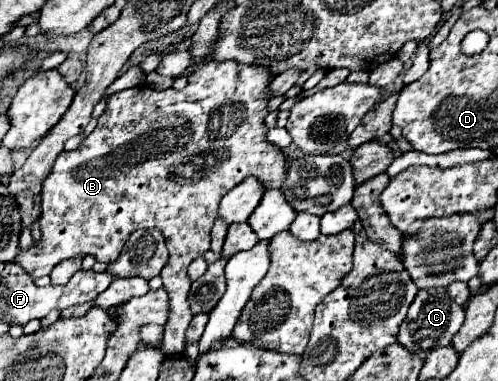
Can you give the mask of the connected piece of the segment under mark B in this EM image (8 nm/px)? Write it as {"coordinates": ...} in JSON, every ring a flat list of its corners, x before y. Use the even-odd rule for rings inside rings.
{"coordinates":[[209,61,205,65,201,65,195,73,189,75,189,85,183,89,183,91,175,91,175,89,167,89,167,91,155,91,153,87,149,85,141,85,141,87,131,87,131,89,125,89,125,91,119,91,119,93,113,93,109,99,107,99,107,107,103,111,103,115,99,117,97,121,97,127,95,131,85,137,81,141,81,145,75,149,75,151,63,151,55,165,53,165,53,171,51,175,45,179,43,183,43,191,41,191,41,197,43,197,43,215,39,219,39,225,41,225,41,233,43,233,43,239,41,239,41,245,39,247,31,247,29,251,21,251,19,257,17,257,17,265,21,265,31,277,41,277,41,275,49,275,51,269,65,261,65,259,71,259,75,255,93,255,97,261,105,261,105,263,111,263,119,257,125,241,129,239,129,235,137,229,161,229,163,235,167,237,167,247,169,247,169,263,165,265,165,269,161,271,161,279,163,279,163,287,169,291,169,297,171,297,171,313,169,313,169,321,165,325,165,337,163,337,163,353,165,355,173,355,173,353,183,353,185,349,185,331,191,323,191,309,189,309,189,303,187,303,187,297,189,297,189,285,191,285,191,279,187,275,187,267,189,263,203,255,205,251,209,251,209,245,211,245,211,227,217,219,217,211,219,211,219,203,223,199,223,195,227,191,231,191,235,185,239,185,245,177,249,175,255,175,259,177,267,189,273,189,273,187,281,187,283,185,283,177,287,175,285,167,287,167,287,161,281,153,279,147,271,145,267,139,265,139,265,133,267,133,267,127,263,123,263,119,267,117,267,103,269,103,269,97,265,95,267,91,267,85,271,83,271,73,267,73,267,69,255,69,255,65,235,65,235,61,227,61,223,65,215,65,215,61],[185,163,191,165,191,169,197,171,197,183,193,179,193,173,187,173,183,171,183,175,179,175,179,165,185,167]]}

